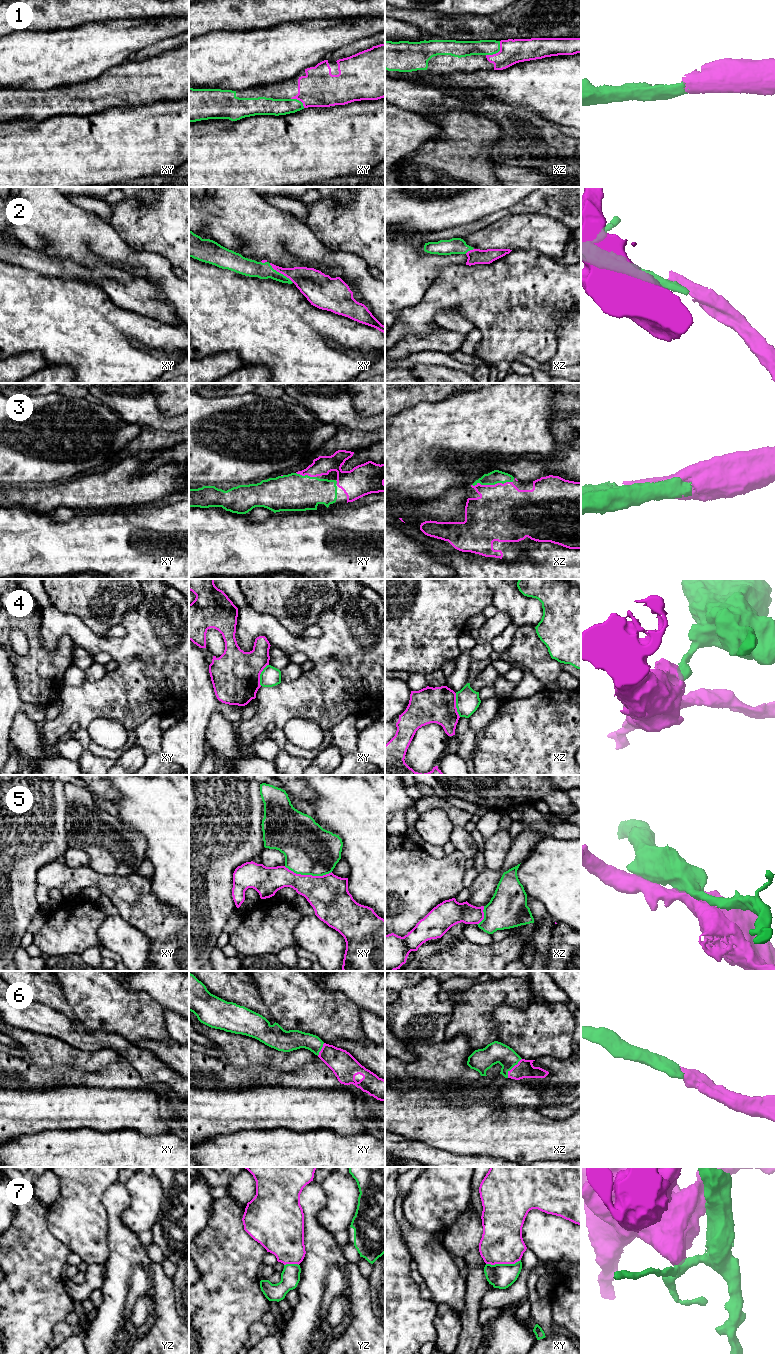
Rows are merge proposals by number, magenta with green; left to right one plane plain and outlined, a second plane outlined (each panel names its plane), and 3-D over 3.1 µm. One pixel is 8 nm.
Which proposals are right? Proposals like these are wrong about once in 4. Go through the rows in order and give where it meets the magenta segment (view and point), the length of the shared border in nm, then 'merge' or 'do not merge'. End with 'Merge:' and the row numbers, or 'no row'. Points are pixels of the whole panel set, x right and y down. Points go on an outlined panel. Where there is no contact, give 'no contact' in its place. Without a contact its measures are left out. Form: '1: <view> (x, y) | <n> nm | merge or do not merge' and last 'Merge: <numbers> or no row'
1: xz (498, 52) | 170 nm | merge
2: xy (281, 273) | 260 nm | merge
3: xz (492, 485) | 320 nm | merge
4: xz (455, 705) | 200 nm | do not merge
5: xy (308, 875) | 380 nm | do not merge
6: xz (512, 1068) | 200 nm | merge
7: xy (503, 1263) | 280 nm | do not merge
Merge: 1, 2, 3, 6

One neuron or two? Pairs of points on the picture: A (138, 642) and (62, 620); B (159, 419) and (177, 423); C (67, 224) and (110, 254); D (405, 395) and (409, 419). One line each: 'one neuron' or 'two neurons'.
A: one neuron
B: one neuron
C: one neuron
D: two neurons

